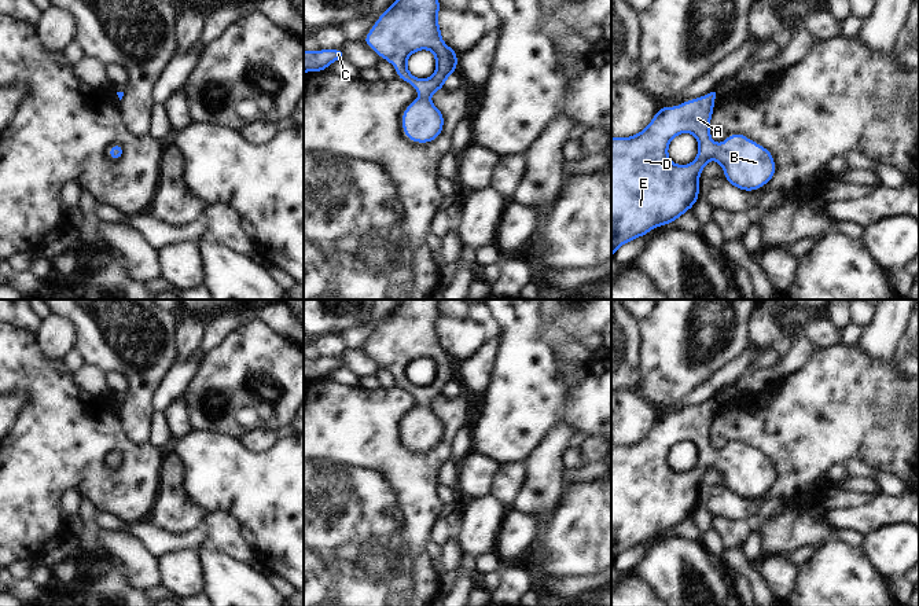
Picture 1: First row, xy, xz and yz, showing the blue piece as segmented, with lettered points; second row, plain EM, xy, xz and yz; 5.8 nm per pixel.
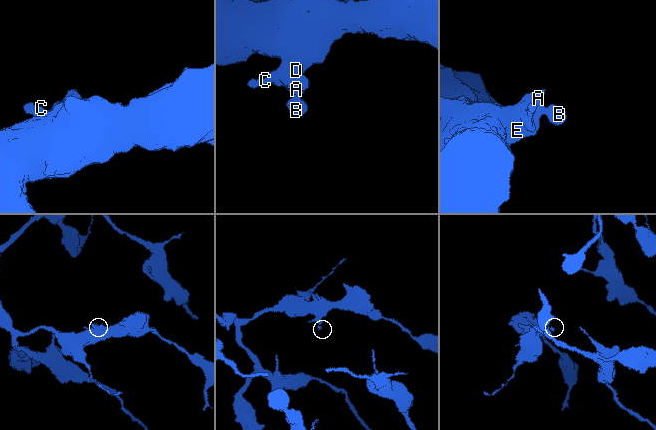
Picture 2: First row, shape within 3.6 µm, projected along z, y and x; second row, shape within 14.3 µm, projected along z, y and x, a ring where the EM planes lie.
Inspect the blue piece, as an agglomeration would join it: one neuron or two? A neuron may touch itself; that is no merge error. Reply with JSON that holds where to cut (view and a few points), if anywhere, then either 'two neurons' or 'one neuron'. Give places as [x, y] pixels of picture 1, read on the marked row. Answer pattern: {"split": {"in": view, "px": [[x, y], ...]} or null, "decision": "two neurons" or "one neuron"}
{"split": null, "decision": "one neuron"}

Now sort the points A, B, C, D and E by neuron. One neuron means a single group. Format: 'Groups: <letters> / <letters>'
Groups: A B C D E

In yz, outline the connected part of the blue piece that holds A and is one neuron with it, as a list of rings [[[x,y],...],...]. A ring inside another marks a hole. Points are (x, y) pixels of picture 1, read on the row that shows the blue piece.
[[[710,92],[679,106],[661,106],[643,132],[611,137],[611,257],[624,243],[673,223],[692,209],[699,198],[699,176],[713,158],[723,168],[727,181],[742,191],[756,191],[773,179],[773,154],[761,144],[742,133],[731,133],[720,144],[712,140],[714,99],[716,92]],[[679,133],[692,133],[699,144],[695,161],[688,165],[676,165],[668,157],[669,143]]]

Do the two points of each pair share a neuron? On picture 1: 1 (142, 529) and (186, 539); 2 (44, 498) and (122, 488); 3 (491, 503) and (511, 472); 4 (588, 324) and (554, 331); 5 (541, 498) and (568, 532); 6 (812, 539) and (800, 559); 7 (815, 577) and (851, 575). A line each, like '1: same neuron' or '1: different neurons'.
1: same neuron
2: same neuron
3: different neurons
4: same neuron
5: different neurons
6: different neurons
7: same neuron

